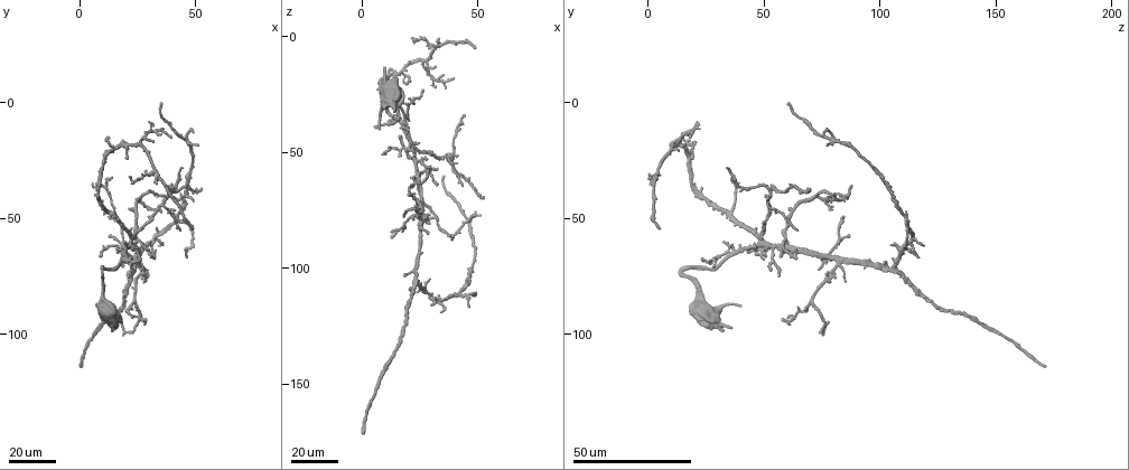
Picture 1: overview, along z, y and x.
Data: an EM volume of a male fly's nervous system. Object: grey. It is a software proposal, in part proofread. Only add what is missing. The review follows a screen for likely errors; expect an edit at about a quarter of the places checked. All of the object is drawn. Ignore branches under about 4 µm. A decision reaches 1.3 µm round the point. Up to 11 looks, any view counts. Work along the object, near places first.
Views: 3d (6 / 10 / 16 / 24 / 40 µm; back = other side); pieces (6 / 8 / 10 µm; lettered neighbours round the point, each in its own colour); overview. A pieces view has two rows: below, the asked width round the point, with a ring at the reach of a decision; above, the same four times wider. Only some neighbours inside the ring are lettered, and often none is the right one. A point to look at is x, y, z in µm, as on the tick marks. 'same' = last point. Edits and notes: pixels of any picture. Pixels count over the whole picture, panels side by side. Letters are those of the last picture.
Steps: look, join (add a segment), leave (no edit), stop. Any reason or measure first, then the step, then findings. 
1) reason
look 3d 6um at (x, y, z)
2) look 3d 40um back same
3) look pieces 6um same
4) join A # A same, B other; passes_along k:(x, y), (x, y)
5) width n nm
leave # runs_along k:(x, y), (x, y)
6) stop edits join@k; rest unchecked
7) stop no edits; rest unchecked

branch stops here
look 3d 40um at (51, 18, 78)

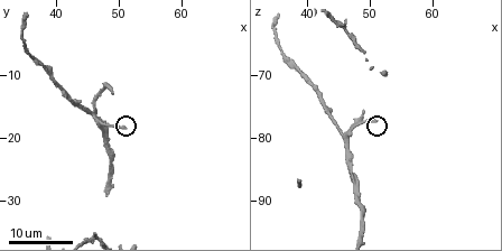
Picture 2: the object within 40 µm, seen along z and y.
see the neighbours
look pieces 10um at (50.5, 18.5, 77.0)

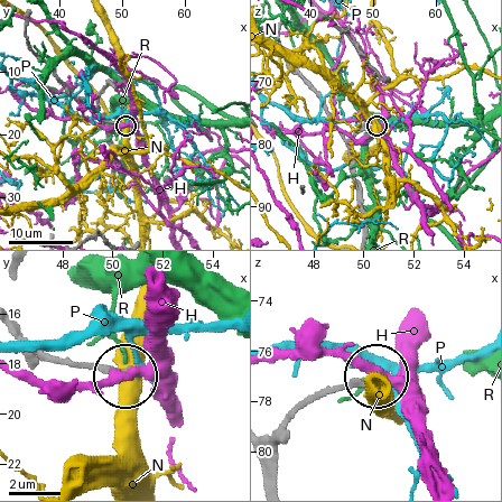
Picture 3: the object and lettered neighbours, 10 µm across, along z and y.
width 220 nm
leave # H other, N other, P other, R other; no lettered segment goes on from it

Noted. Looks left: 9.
end of a long branch
look 3d 40um at (48, 42, 77)

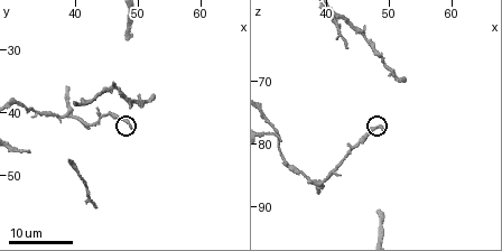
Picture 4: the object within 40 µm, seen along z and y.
look pieces 8um at (49.0, 42.5, 77.5)

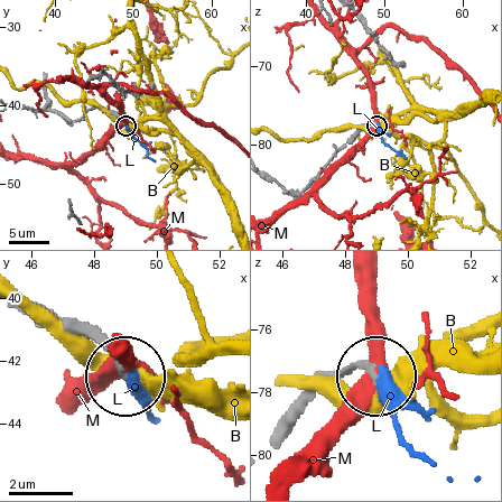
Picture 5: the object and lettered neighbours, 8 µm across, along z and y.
width 130 nm
join L # B other, L same, M other; it goes on there

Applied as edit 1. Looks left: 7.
look overview

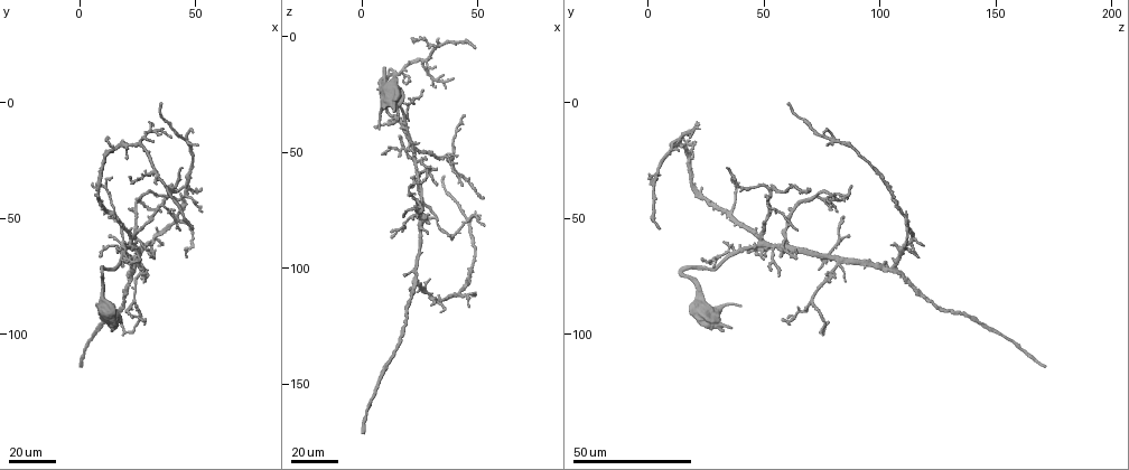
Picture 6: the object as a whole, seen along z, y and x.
free end
look 3d 24um at (53, 37, 69)

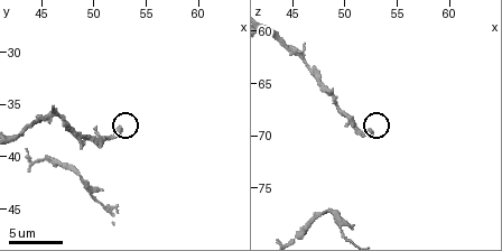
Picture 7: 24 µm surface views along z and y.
what lies round it
look pieces 6um at (52.4, 37.2, 69.6)

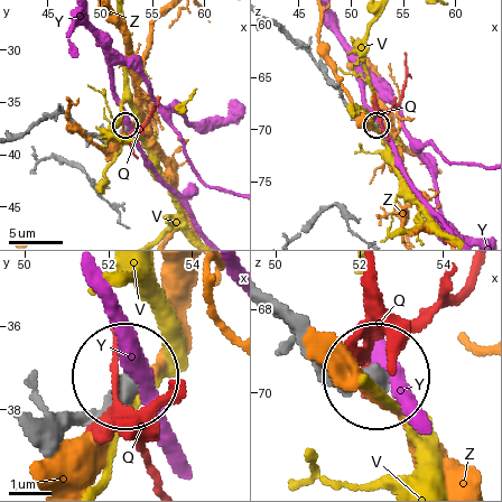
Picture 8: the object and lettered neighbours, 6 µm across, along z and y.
width 430 nm
leave # Q other, V other, Y other, Z other; none of them fits

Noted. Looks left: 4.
free end
look 3d 24um at (21, 46, 62)

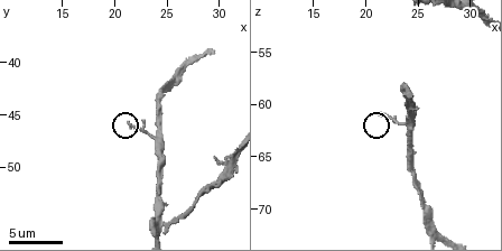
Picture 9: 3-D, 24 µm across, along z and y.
look pieces 8um at (21.4, 45.8, 60.6)

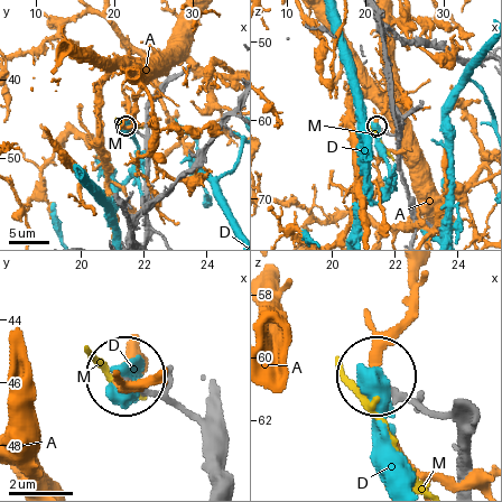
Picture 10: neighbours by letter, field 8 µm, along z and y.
leave # A other, D other, M other; none of them fits

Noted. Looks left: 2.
look 3d 24um at (48, 55, 4)

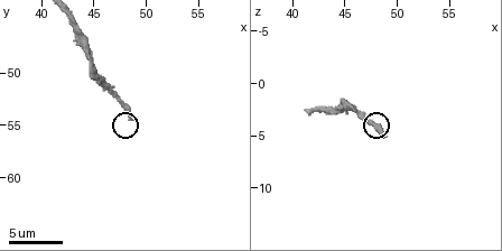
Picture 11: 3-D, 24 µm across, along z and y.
look pieces 10um at (48.6, 54.4, 4.8)

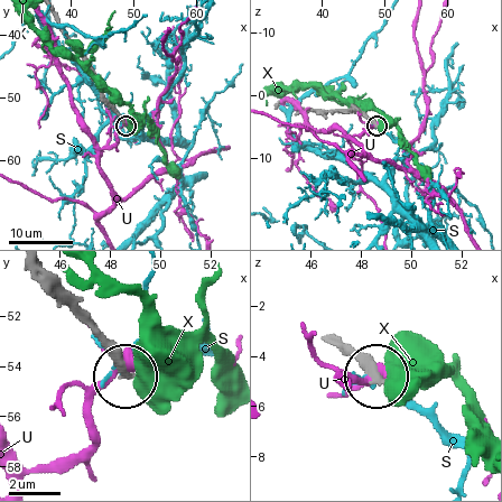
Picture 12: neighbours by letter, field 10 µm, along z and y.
leave # S other, U other, X other; no lettered segment goes on from it

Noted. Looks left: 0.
stop edits join@5; rest unchecked

